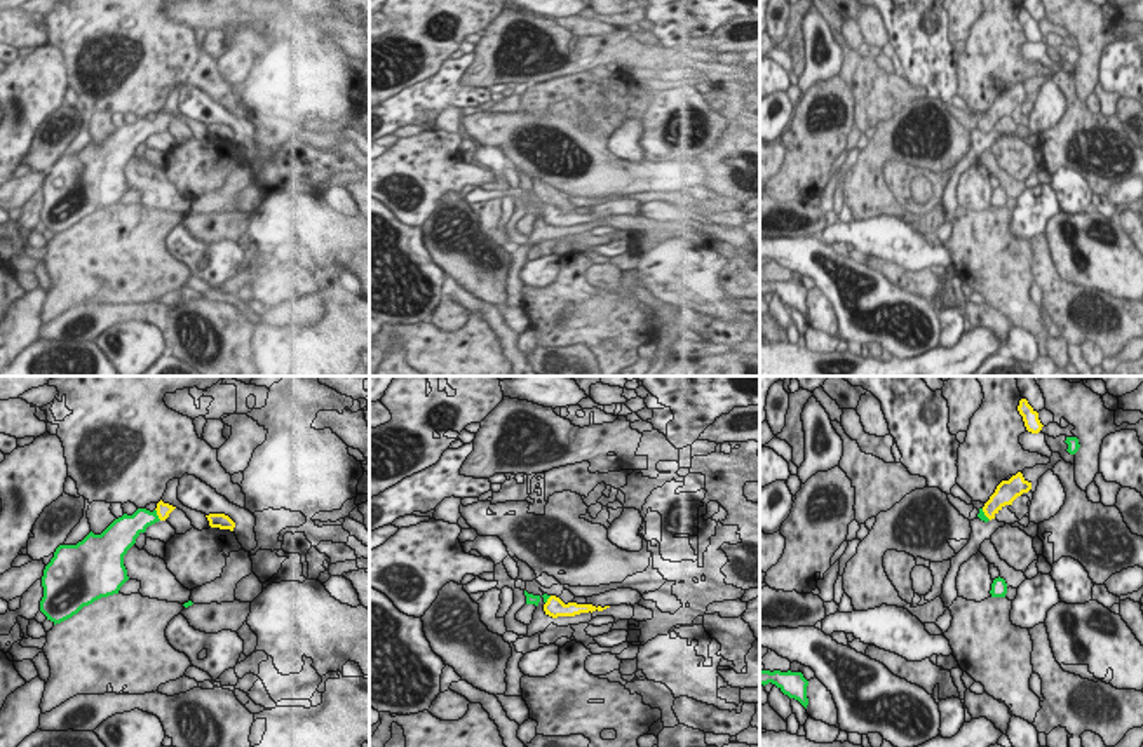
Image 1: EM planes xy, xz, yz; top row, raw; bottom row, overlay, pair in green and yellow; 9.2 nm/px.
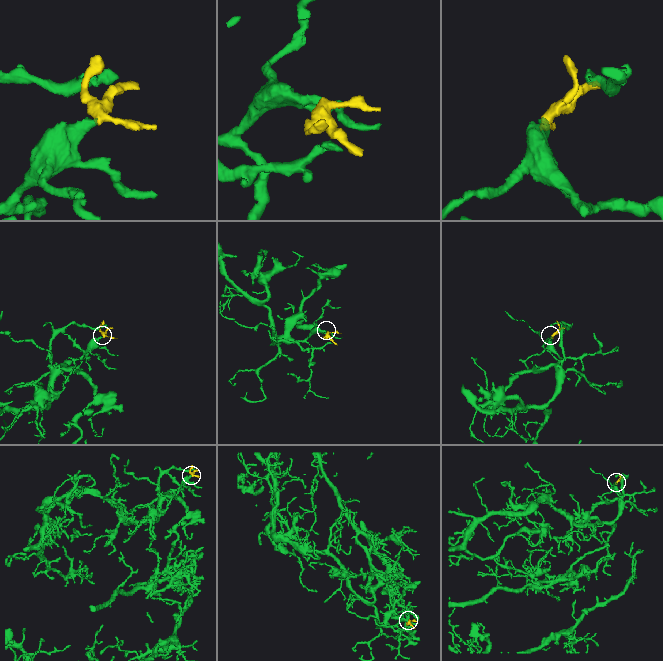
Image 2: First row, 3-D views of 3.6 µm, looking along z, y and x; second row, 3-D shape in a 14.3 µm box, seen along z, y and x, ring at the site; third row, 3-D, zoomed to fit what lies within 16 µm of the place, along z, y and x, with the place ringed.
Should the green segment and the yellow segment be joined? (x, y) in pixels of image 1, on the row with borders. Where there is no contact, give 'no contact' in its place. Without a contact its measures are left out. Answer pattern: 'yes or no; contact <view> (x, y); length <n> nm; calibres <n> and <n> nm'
yes; contact xy (155, 514); length 120 nm; calibres 190 and 130 nm

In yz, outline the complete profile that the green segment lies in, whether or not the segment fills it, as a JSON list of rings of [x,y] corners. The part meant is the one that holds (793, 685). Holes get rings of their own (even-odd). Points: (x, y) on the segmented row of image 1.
[[[760,670],[760,684],[775,684],[784,695],[798,700],[805,709],[808,705],[807,686],[808,681],[801,672]]]

